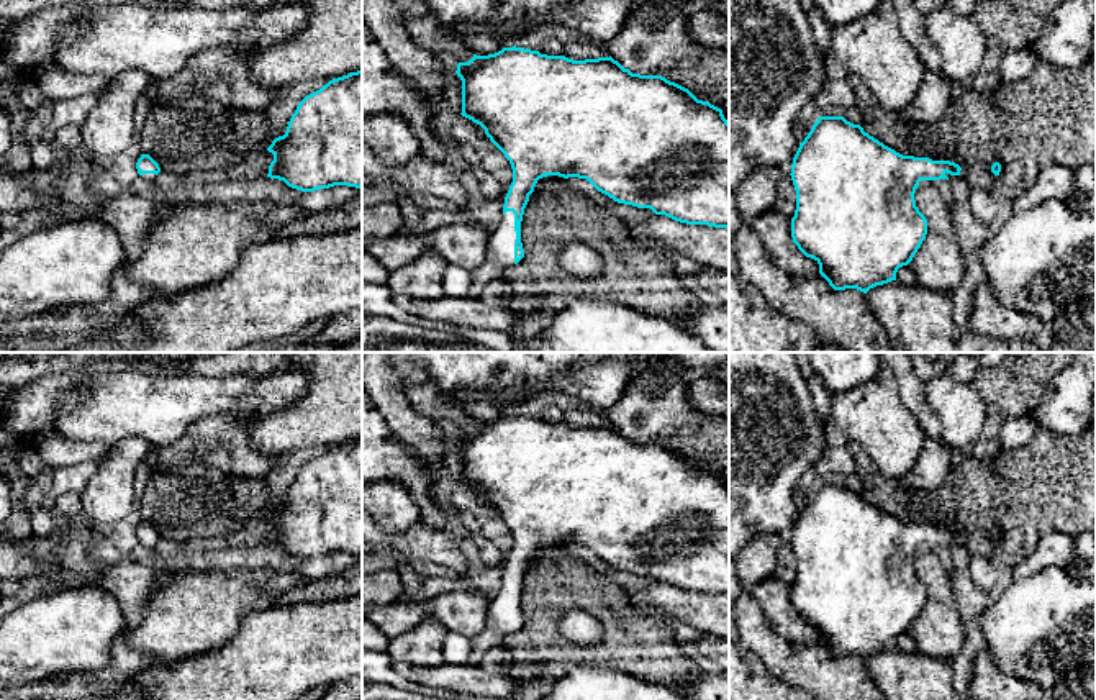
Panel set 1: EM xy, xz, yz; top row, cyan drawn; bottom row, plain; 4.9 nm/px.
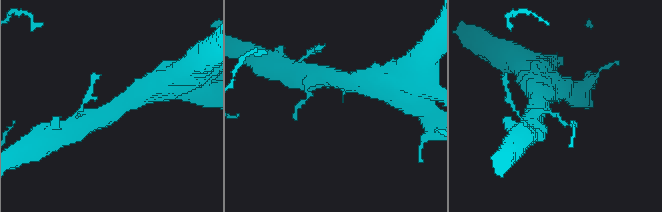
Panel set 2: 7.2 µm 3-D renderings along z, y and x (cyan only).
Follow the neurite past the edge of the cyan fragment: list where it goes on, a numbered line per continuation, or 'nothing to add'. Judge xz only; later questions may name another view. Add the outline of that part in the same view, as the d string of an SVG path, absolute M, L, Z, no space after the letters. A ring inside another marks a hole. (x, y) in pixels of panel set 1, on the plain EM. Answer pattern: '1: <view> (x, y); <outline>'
1: xz (502, 609); M506 579L495 598L491 598L488 607L488 625L501 638L514 631L514 580Z

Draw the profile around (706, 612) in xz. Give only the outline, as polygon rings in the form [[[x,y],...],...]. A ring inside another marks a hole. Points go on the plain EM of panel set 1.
[[[654,582],[632,600],[639,605],[657,607],[673,623],[729,641],[729,595],[686,592],[665,582]]]

